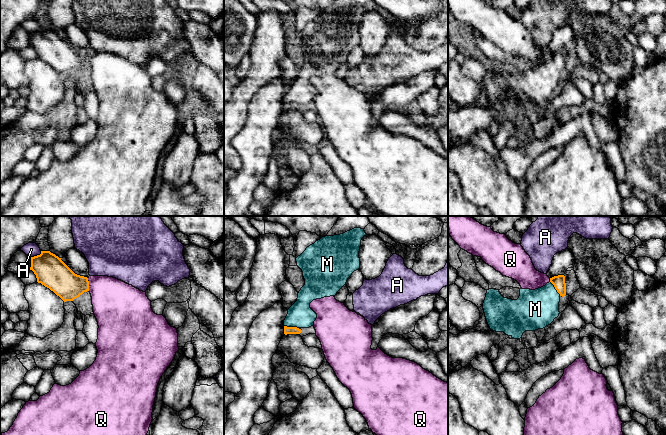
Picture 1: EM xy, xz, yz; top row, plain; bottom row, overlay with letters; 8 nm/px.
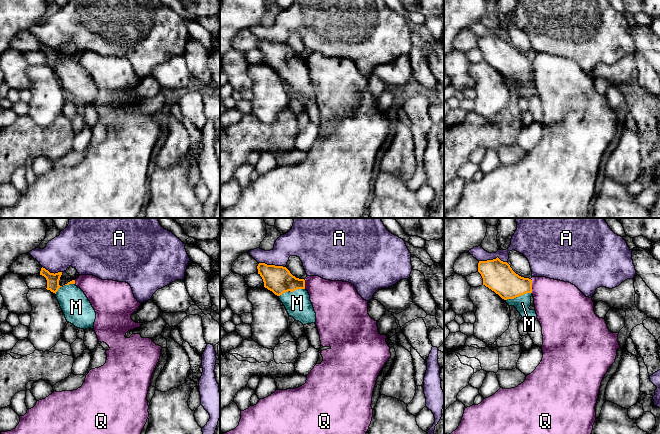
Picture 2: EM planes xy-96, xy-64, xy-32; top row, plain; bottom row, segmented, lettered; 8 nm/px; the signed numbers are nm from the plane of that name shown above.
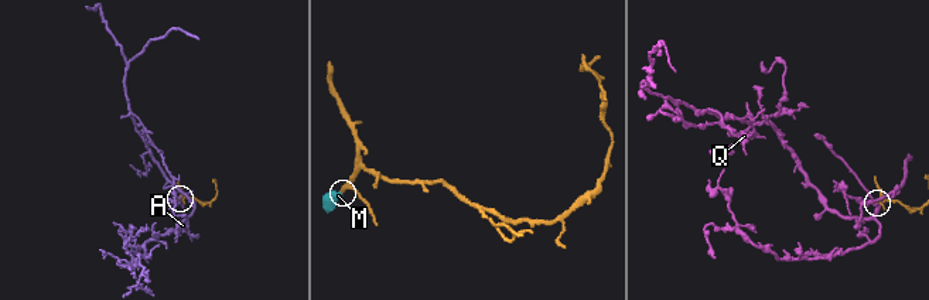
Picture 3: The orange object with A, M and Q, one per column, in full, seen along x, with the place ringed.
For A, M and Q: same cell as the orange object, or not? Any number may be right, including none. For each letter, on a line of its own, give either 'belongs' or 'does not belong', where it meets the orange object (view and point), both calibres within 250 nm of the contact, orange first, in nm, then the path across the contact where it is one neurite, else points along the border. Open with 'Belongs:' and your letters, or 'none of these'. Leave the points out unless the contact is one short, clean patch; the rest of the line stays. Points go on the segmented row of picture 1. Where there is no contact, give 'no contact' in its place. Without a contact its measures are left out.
Belongs: M
A: does not belong; meets orange in xy at (37, 255); 240 nm thick on the orange side, 110 nm on the other
M: belongs; meets orange in xz at (291, 327); 60 nm thick on the orange side, 200 nm on the other; runs through xz (287, 330), (291, 327), (300, 315)
Q: does not belong; meets orange in xy at (88, 284); 240 nm thick on the orange side, 360 nm on the other; border along xy (87, 278), (89, 290)

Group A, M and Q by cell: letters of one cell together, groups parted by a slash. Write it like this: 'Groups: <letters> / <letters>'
Groups: A / M / Q

